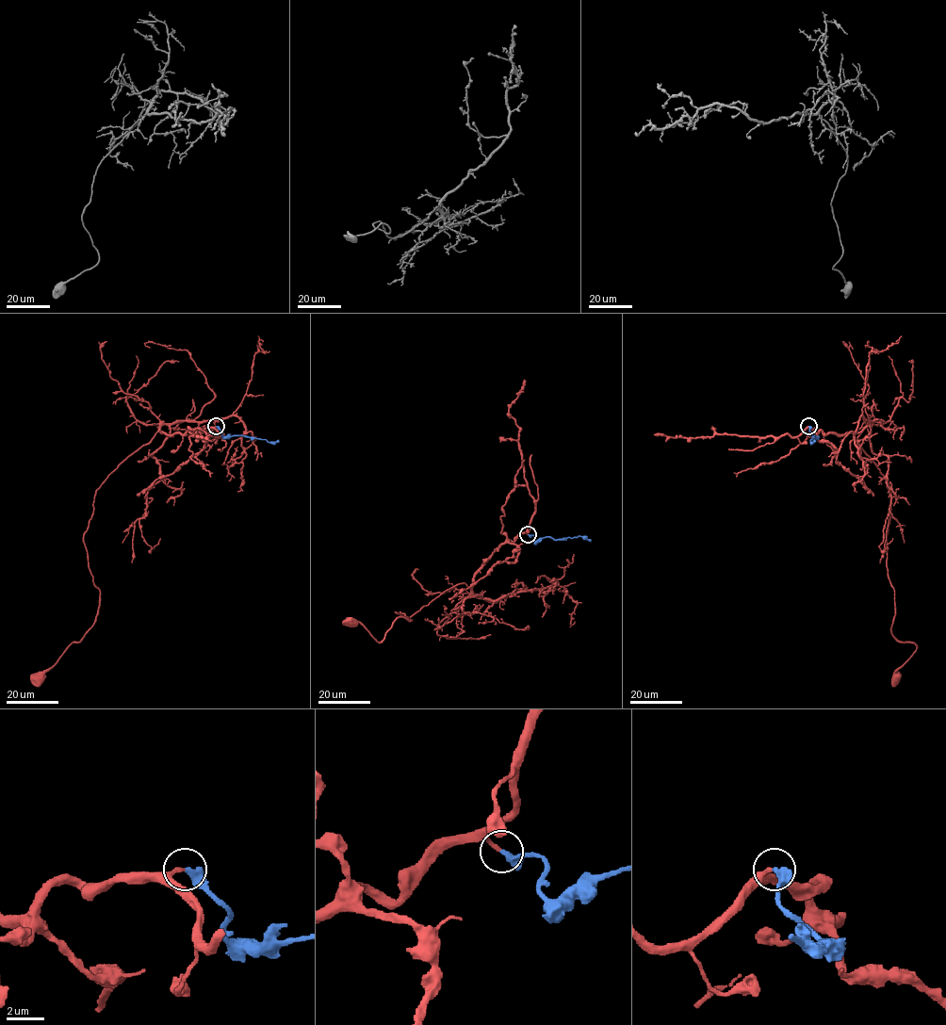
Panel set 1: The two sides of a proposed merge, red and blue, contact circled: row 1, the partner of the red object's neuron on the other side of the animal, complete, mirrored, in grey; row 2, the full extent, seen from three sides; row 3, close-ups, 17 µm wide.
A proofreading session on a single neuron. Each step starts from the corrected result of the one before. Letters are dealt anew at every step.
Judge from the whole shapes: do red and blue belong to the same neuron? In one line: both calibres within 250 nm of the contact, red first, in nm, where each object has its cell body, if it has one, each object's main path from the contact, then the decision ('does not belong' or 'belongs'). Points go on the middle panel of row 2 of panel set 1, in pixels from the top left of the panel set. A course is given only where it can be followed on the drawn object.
calibres 200 and 380 nm; soma red (350, 622); soma blue none; course red (528, 534), (502, 544), (469, 588), (409, 617), (396, 611), (412, 620), (399, 617), (381, 642), (350, 620); course blue (528, 534), (533, 535), (535, 541), (545, 537), (560, 540), (580, 536), (590, 540); belongs

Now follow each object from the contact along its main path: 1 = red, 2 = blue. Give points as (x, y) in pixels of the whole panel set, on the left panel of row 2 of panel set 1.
1: (216, 427), (184, 434), (157, 431), (97, 489), (84, 542), (100, 593), (98, 614), (80, 641), (39, 678)
2: (216, 427), (223, 437), (248, 436), (273, 442), (278, 440)

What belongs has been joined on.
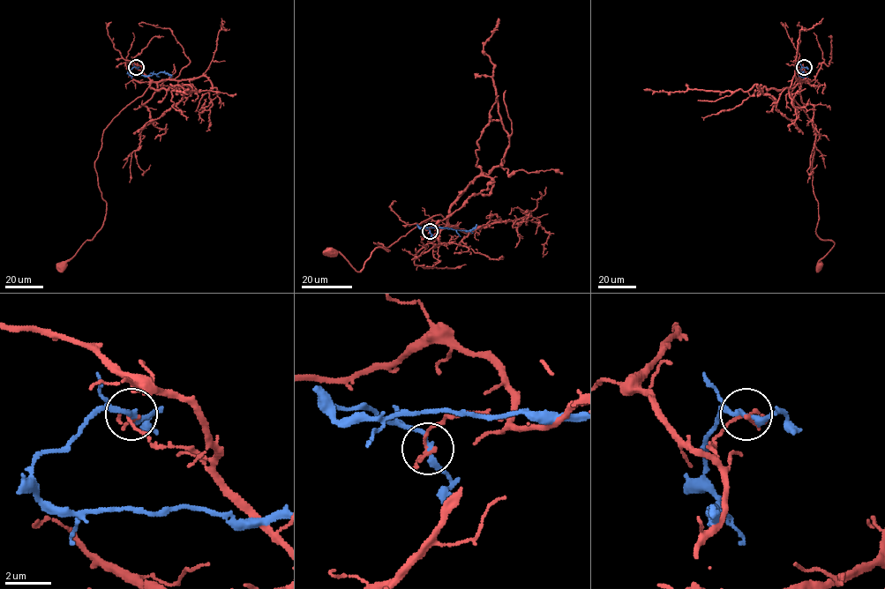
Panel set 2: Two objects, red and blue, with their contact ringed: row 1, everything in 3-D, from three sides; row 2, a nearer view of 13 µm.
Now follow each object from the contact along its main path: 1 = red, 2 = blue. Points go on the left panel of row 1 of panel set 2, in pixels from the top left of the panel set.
1: (136, 67), (150, 79), (150, 86), (105, 130), (94, 162), (107, 204), (105, 219), (62, 266)
2: (136, 67), (128, 73), (151, 76), (164, 72), (170, 77)

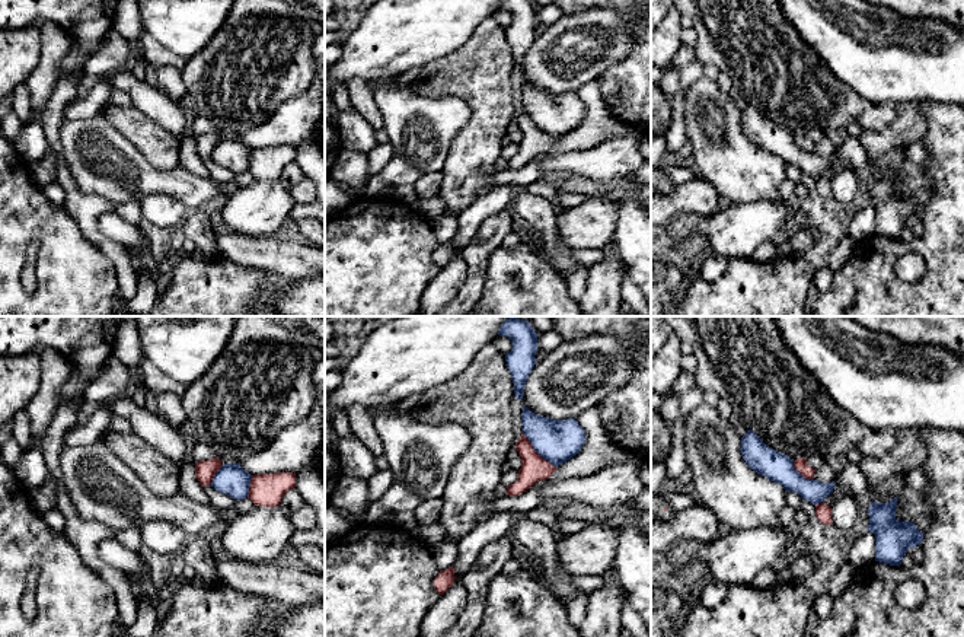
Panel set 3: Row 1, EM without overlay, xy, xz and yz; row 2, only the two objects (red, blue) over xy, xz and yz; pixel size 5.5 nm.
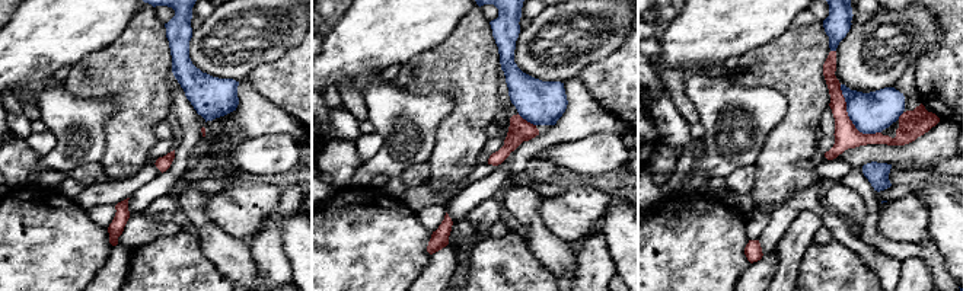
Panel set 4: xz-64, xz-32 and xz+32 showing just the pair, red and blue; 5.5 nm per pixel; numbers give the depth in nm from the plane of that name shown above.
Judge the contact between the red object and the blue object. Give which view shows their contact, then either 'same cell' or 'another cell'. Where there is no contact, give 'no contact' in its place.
xz | another cell

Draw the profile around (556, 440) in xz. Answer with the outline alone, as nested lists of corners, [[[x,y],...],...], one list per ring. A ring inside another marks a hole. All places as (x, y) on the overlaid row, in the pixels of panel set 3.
[[[526,405],[521,427],[533,449],[553,466],[569,461],[585,443],[585,433],[575,418],[552,420],[532,413]]]

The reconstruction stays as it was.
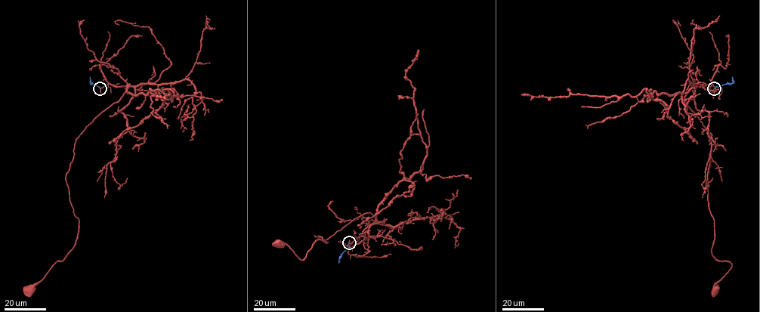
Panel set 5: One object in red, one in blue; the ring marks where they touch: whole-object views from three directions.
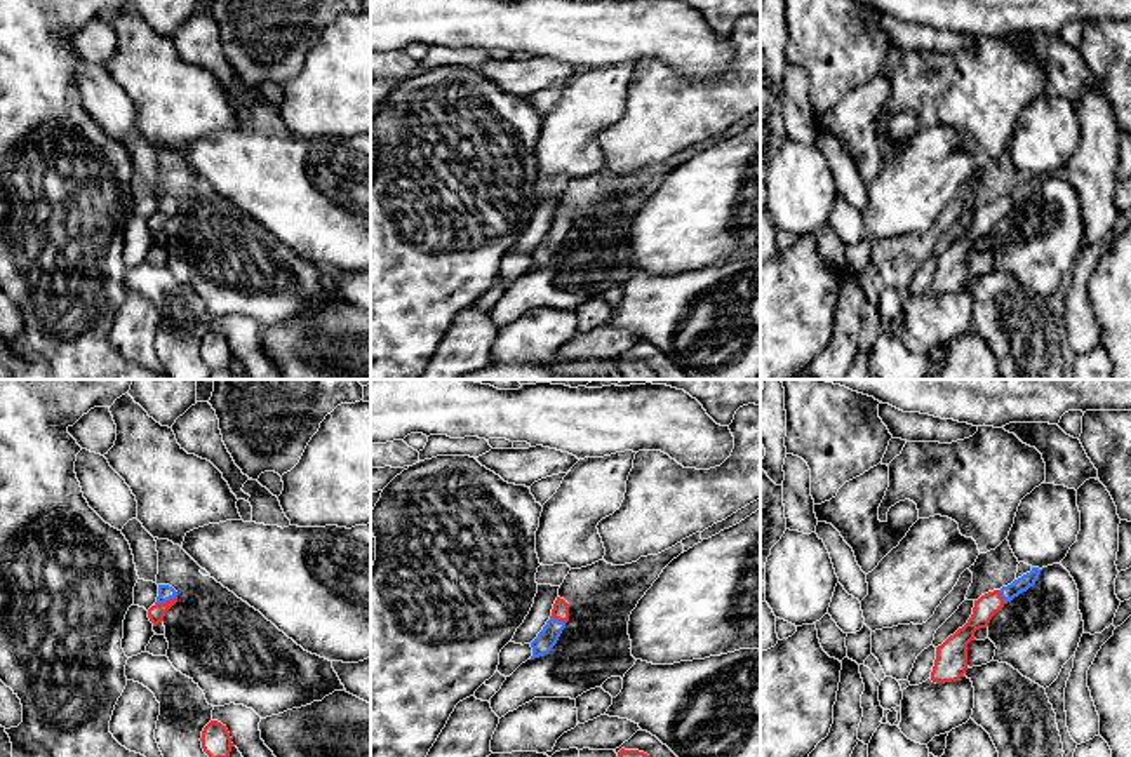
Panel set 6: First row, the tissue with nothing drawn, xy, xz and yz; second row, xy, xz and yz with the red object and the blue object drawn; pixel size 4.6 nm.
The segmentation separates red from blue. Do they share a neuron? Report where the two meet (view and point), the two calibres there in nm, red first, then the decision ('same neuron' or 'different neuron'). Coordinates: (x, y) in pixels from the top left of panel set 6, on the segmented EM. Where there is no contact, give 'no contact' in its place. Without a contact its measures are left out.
contact xy (167, 601); calibres 80 and 70 nm; same neuron

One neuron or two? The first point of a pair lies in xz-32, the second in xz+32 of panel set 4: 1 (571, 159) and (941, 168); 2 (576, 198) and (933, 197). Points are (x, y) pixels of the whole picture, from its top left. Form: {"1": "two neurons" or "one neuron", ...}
{"1": "two neurons", "2": "two neurons"}

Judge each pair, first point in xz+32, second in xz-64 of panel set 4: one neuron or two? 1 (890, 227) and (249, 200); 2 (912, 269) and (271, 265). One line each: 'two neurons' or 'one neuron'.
1: one neuron
2: one neuron

